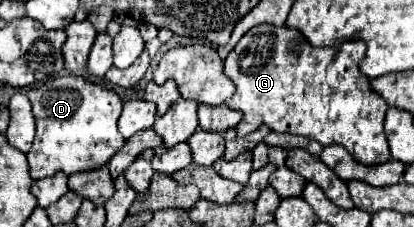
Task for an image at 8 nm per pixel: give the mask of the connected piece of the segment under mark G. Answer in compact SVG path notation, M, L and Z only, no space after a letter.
M259 24L251 28L225 58L225 74L235 84L235 94L225 104L243 112L237 124L239 136L247 136L261 124L267 124L275 132L301 134L323 146L341 144L357 162L367 166L391 158L383 134L385 100L373 94L369 78L361 74L351 58L341 58L339 52L331 52L327 58L325 48L309 46L299 30L285 24Z

